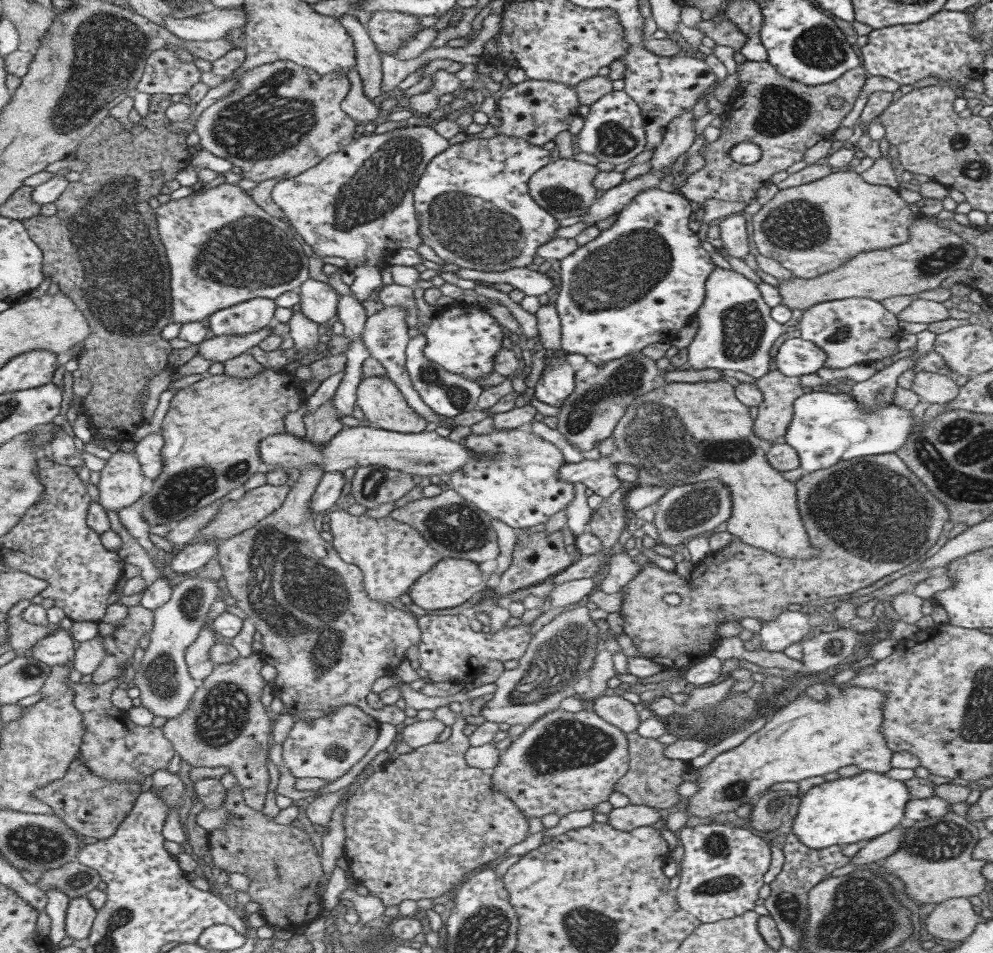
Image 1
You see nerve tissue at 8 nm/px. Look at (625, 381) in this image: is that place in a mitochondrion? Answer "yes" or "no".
yes

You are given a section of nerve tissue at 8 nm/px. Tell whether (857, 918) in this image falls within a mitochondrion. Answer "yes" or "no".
yes

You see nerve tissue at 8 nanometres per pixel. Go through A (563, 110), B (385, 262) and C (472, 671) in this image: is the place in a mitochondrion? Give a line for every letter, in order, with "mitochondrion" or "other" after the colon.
A: other
B: other
C: other

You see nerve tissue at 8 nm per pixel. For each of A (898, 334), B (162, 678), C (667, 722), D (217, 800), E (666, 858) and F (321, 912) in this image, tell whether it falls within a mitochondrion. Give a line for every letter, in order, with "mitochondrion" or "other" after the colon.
A: other
B: mitochondrion
C: other
D: other
E: other
F: other

